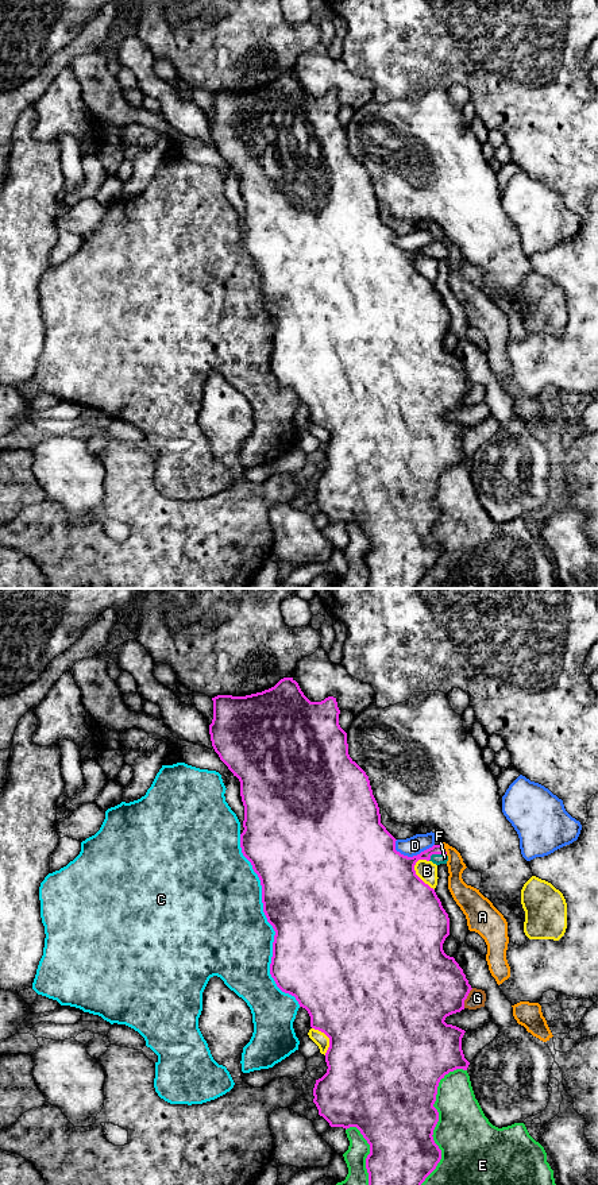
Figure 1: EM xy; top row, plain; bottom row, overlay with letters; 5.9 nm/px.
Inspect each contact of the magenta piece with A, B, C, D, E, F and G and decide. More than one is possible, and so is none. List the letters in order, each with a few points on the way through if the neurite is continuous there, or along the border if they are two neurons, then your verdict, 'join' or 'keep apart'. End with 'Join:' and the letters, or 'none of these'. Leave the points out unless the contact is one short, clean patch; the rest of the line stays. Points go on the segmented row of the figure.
A: keep apart
B: keep apart
C: keep apart
D: keep apart
E: keep apart
F: join
G: keep apart
Join: F

